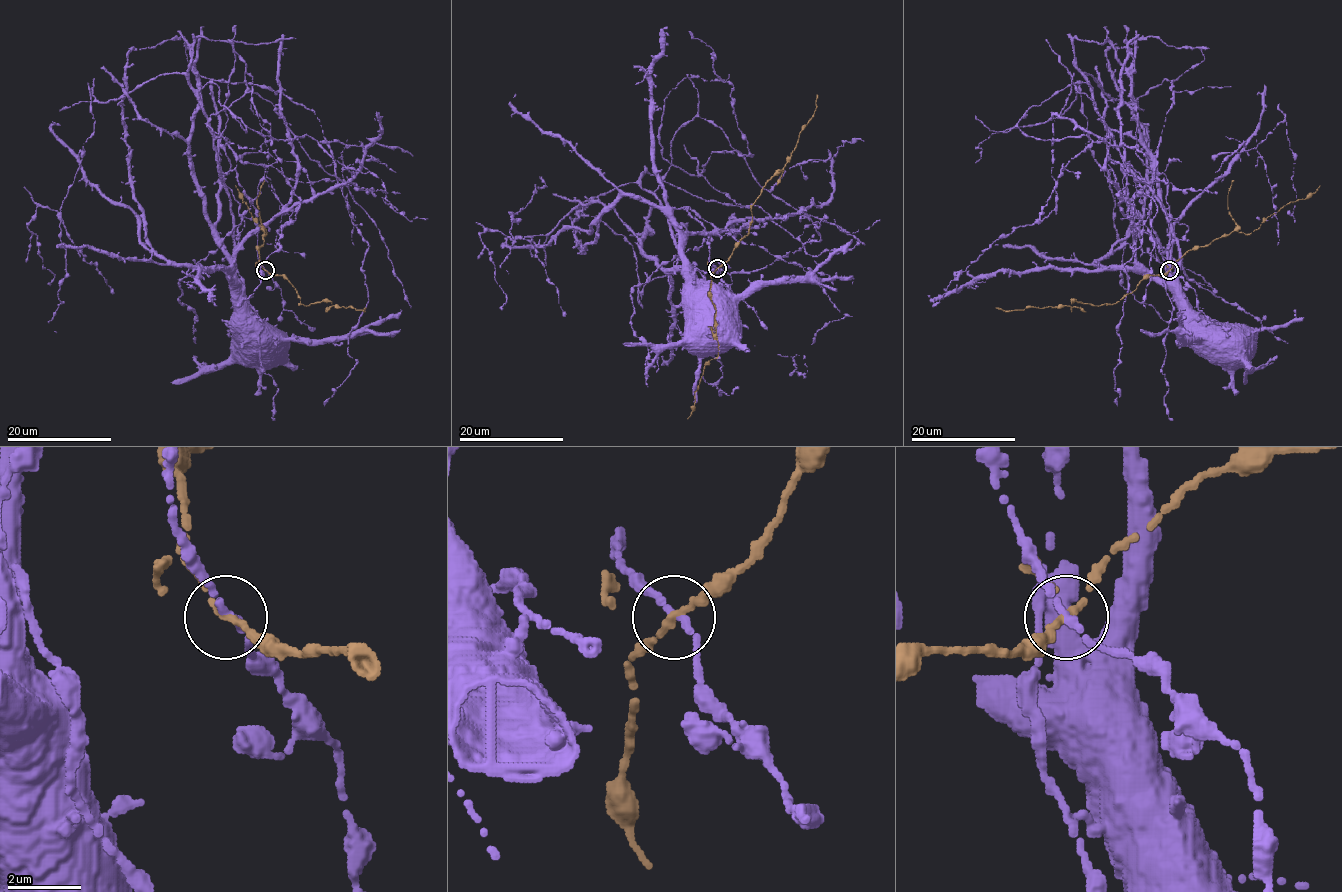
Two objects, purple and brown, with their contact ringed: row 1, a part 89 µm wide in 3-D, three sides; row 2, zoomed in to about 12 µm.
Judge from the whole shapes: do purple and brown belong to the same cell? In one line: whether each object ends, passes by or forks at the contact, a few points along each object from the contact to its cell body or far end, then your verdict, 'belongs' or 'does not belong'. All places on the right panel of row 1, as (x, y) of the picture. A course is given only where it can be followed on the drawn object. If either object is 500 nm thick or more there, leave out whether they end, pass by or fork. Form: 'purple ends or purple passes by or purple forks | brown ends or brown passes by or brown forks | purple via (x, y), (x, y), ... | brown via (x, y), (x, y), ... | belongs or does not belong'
purple passes by | brown passes by | purple via (1169, 269), (1107, 165), (1110, 137), (1165, 213), (1178, 247), (1182, 298), (1206, 323) | brown via (1169, 271), (1164, 274), (1149, 274), (1111, 305), (1094, 306), (1072, 301), (1071, 306), (1009, 311), (995, 307) | does not belong

